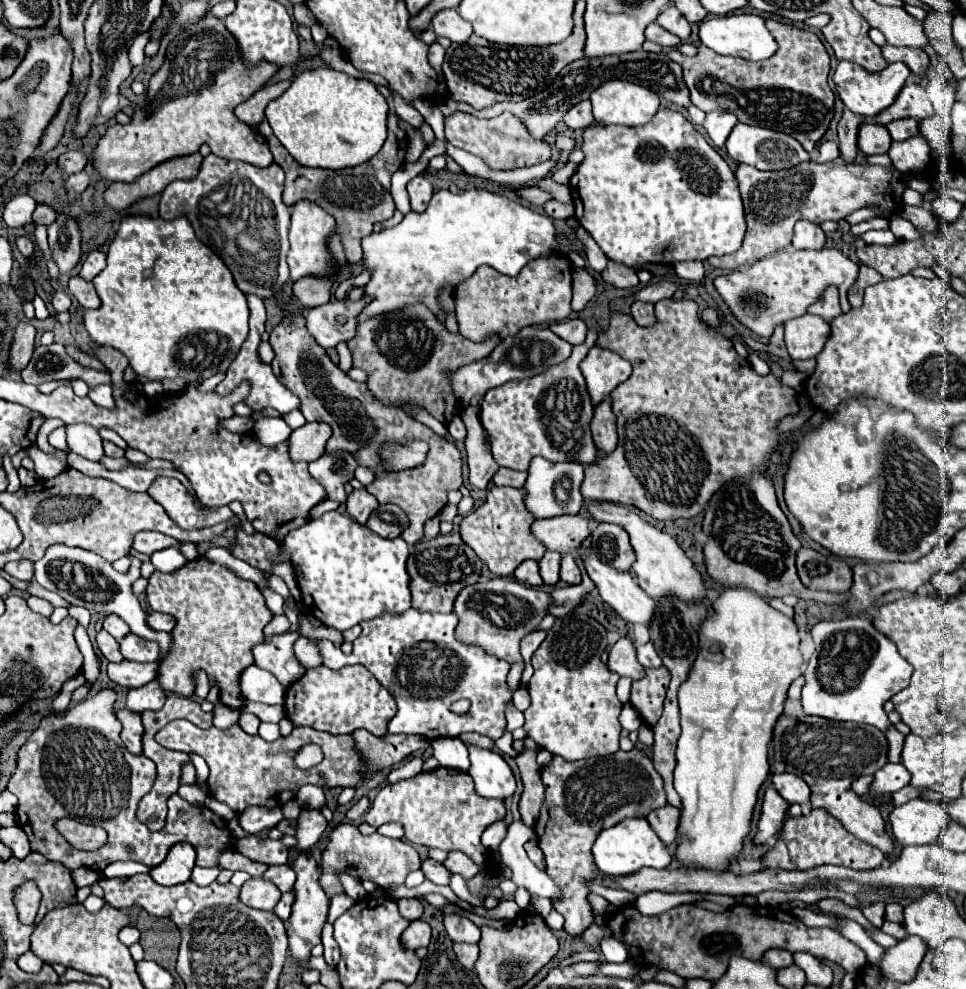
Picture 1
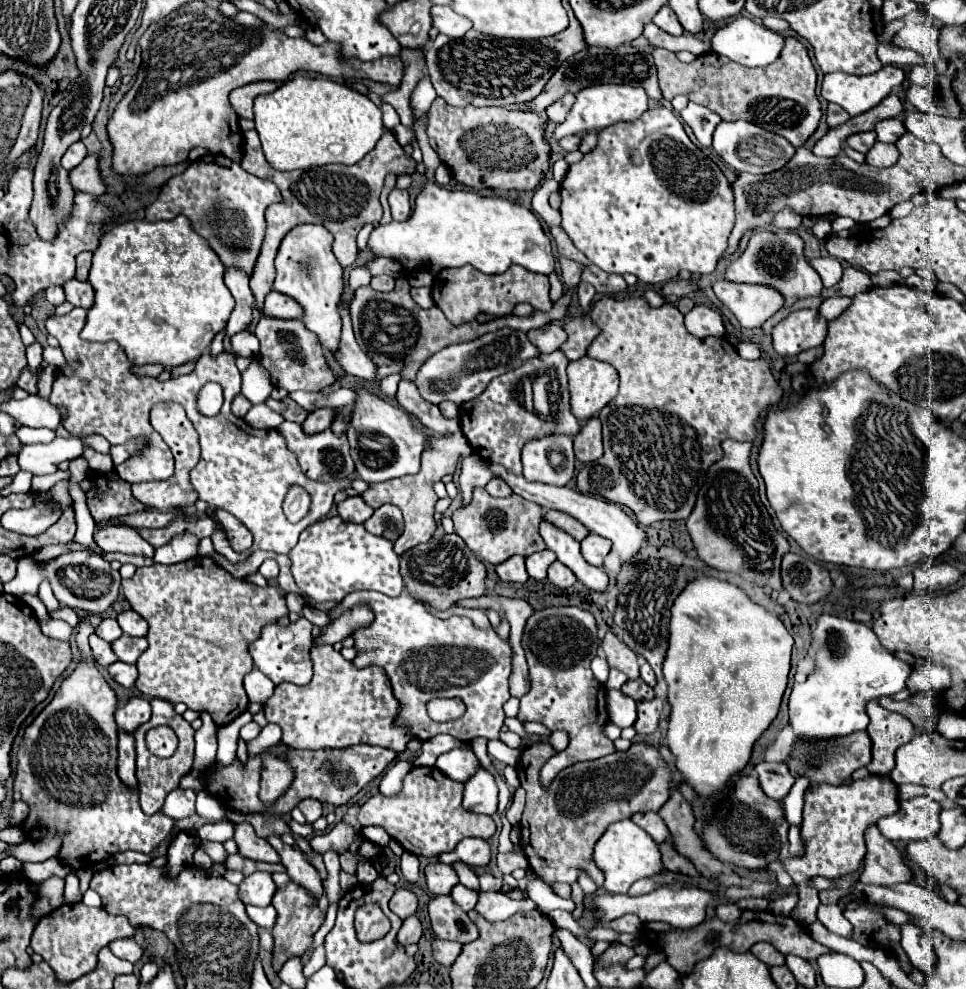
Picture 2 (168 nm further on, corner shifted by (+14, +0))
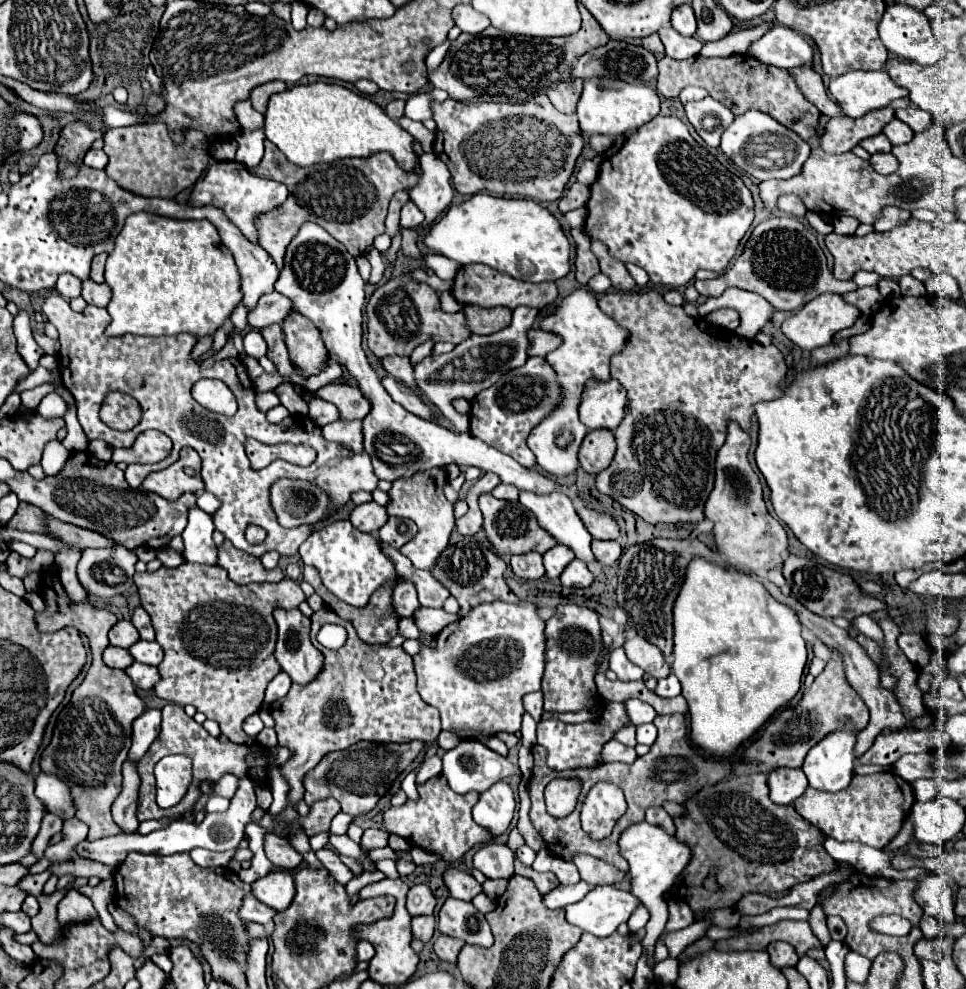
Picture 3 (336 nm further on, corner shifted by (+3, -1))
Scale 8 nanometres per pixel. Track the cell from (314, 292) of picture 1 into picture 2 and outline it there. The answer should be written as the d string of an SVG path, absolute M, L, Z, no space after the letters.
M280 291L268 293L264 301L264 311L270 317L280 317L280 319L300 319L304 315L304 309L300 307L300 303Z

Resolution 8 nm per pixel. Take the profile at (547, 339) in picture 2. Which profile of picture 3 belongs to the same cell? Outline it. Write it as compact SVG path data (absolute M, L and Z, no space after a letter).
M539 328L529 330L527 338L529 338L527 356L545 356L547 352L555 350L555 346L559 346L559 336L547 334L547 332L539 330Z

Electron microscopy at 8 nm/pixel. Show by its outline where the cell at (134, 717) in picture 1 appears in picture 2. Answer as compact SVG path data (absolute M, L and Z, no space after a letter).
M118 731L118 773L126 785L136 787L136 753L134 737L126 731Z

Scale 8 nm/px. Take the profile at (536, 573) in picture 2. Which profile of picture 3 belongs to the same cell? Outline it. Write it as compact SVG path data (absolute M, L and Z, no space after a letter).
M557 544L543 554L543 564L545 564L549 578L559 578L565 566L573 560L575 560L575 552L563 544Z

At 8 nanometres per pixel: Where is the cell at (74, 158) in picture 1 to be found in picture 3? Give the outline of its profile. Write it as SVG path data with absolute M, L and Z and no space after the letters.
M89 150L87 154L85 154L85 164L87 166L91 166L91 168L105 168L107 166L107 154L103 152L103 150Z

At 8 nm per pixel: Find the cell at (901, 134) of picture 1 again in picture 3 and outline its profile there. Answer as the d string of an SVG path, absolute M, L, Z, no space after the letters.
M893 118L893 120L883 128L883 134L885 134L885 136L889 138L889 142L895 146L895 144L905 144L905 142L909 142L915 132L913 132L907 124L903 124L903 122L899 122L897 118Z

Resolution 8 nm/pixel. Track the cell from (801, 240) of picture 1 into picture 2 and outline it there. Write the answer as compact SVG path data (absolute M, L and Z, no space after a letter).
M782 209L780 213L776 213L774 217L774 227L776 229L784 229L784 231L796 231L802 225L802 217L792 213L790 209Z

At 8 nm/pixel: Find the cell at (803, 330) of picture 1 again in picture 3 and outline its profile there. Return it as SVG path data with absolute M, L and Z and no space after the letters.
M825 292L825 294L819 294L817 298L813 298L809 304L805 304L795 316L787 318L781 324L781 330L799 348L813 350L813 348L819 348L819 346L829 344L839 330L845 330L845 328L853 326L859 316L861 316L859 310L855 306L851 306L849 302L845 302L843 296L833 294L833 292Z

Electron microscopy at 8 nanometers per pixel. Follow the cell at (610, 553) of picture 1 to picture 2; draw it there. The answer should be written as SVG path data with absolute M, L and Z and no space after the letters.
M588 533L580 541L580 545L582 545L582 555L590 565L594 565L594 567L604 565L604 557L610 551L610 541L608 539L604 539L604 537L596 535L596 533Z

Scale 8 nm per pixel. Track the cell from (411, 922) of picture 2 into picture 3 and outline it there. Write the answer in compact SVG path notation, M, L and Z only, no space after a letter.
M415 916L411 926L413 926L413 938L421 942L429 942L435 930L435 916Z

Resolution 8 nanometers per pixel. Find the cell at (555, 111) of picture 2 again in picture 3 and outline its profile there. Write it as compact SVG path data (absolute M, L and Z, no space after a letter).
M567 78L559 84L555 84L553 88L549 88L547 96L549 96L551 104L557 106L557 110L571 114L577 108L581 92L583 92L583 78Z

